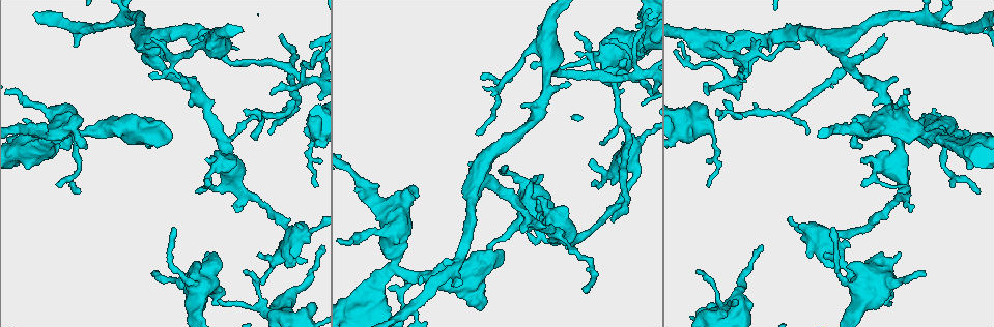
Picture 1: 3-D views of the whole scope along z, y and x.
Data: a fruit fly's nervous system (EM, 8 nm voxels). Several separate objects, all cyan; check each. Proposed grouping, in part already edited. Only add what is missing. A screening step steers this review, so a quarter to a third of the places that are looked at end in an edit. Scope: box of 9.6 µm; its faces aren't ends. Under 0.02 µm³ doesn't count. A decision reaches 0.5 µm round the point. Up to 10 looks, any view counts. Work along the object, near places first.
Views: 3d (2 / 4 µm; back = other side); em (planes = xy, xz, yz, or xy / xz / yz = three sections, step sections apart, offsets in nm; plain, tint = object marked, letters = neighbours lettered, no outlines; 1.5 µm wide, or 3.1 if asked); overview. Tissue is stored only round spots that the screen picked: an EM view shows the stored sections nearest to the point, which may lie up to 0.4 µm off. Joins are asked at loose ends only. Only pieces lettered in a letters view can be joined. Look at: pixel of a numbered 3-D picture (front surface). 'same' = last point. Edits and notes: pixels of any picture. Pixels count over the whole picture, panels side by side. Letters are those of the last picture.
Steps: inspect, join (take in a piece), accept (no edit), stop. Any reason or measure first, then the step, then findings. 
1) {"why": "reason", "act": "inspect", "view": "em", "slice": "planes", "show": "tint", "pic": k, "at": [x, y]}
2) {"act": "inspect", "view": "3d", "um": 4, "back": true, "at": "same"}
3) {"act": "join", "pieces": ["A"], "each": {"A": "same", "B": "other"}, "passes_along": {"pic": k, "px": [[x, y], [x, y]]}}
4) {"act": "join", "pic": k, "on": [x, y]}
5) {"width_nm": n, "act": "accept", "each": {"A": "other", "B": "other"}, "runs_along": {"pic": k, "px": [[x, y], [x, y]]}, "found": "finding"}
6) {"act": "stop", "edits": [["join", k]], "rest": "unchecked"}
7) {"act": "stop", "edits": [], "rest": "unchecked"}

{"why": "free end", "act": "inspect", "view": "em", "slice": "planes", "show": "letters", "pic": 1, "at": [192, 76]}

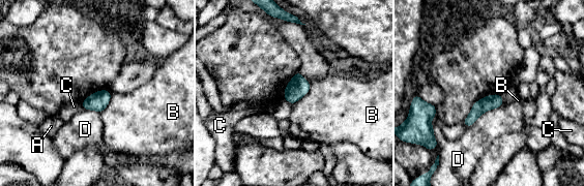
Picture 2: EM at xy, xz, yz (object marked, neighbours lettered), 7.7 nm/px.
{"width_nm": 120, "act": "accept", "each": {"A": "other", "B": "other", "C": "other", "D": "other"}, "runs_along": {"pic": 2, "px": [[498, 97], [486, 103], [468, 123]]}, "found": "no lettered piece goes on from it"}

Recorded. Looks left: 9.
{"why": "stops while still wide", "act": "inspect", "view": "em", "slice": "xy", "step": 8, "show": "tint", "pic": 1, "at": [861, 162]}

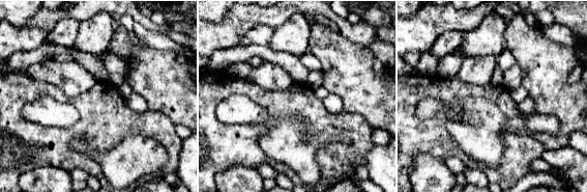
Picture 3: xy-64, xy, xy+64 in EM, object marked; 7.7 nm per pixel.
{"act": "inspect", "view": "em", "slice": "planes", "show": "letters", "at": "same"}

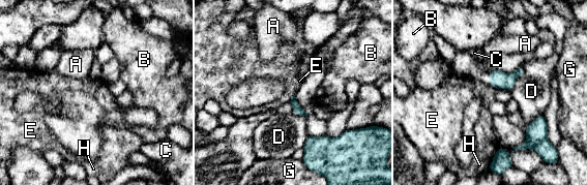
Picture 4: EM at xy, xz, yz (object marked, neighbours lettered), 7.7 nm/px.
{"act": "accept", "each": {"A": "other", "B": "other", "C": "other", "D": "other", "E": "other", "G": "other", "H": "other"}, "border": {"pic": 4, "px": [[498, 148], [493, 156]]}, "found": "no lettered piece goes on from it"}

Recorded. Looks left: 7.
{"why": "free end", "act": "inspect", "view": "3d", "um": 4, "pic": 1, "at": [615, 217]}

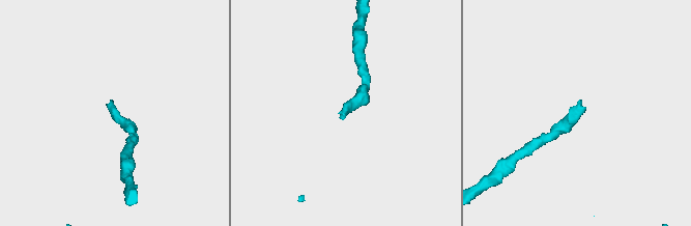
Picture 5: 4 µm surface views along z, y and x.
{"why": "now the EM", "act": "inspect", "view": "em", "slice": "yz", "step": 8, "show": "tint", "pic": 5, "at": [110, 100]}

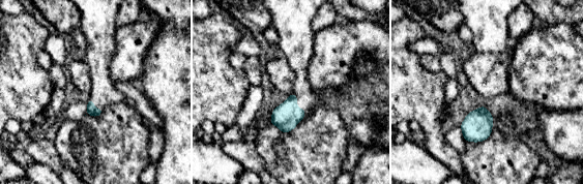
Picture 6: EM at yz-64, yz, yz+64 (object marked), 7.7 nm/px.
{"act": "inspect", "view": "em", "slice": "planes", "show": "letters", "at": "same"}

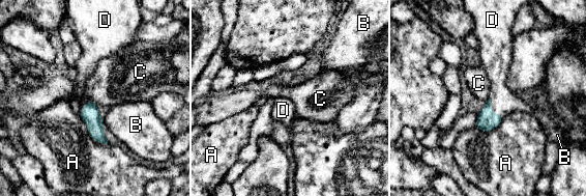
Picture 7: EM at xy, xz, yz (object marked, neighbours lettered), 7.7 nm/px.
{"act": "join", "pieces": ["D"], "each": {"A": "other", "B": "other", "C": "other", "D": "same"}, "found": "the neuron continues"}

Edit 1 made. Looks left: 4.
{"why": "free end", "act": "inspect", "view": "3d", "um": 4, "pic": 1, "at": [270, 133]}

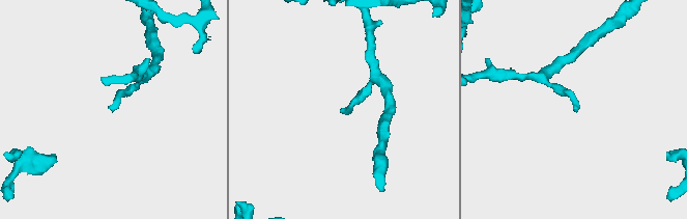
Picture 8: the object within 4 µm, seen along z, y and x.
{"why": "now the EM", "act": "inspect", "view": "em", "slice": "planes", "show": "plain", "pic": 8, "at": [343, 108]}

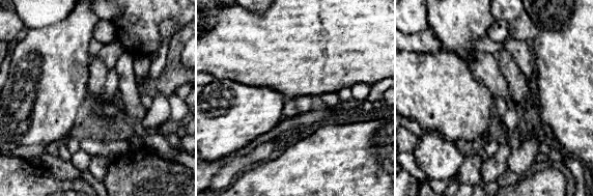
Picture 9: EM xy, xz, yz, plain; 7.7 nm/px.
{"act": "inspect", "view": "em", "slice": "planes", "show": "letters", "at": "same"}

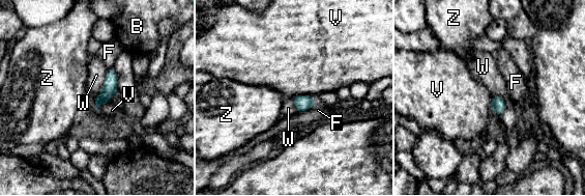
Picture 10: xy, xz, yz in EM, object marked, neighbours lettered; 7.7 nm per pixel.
{"width_nm": 110, "act": "accept", "each": {"B": "other", "F": "other", "V": "other", "W": "other", "Z": "other"}, "border": {"pic": 10, "px": [[116, 93], [108, 102], [92, 108]]}, "found": "none of them fits"}

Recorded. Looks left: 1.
{"act": "stop", "edits": [["join", 7]], "rest": "unchecked"}

